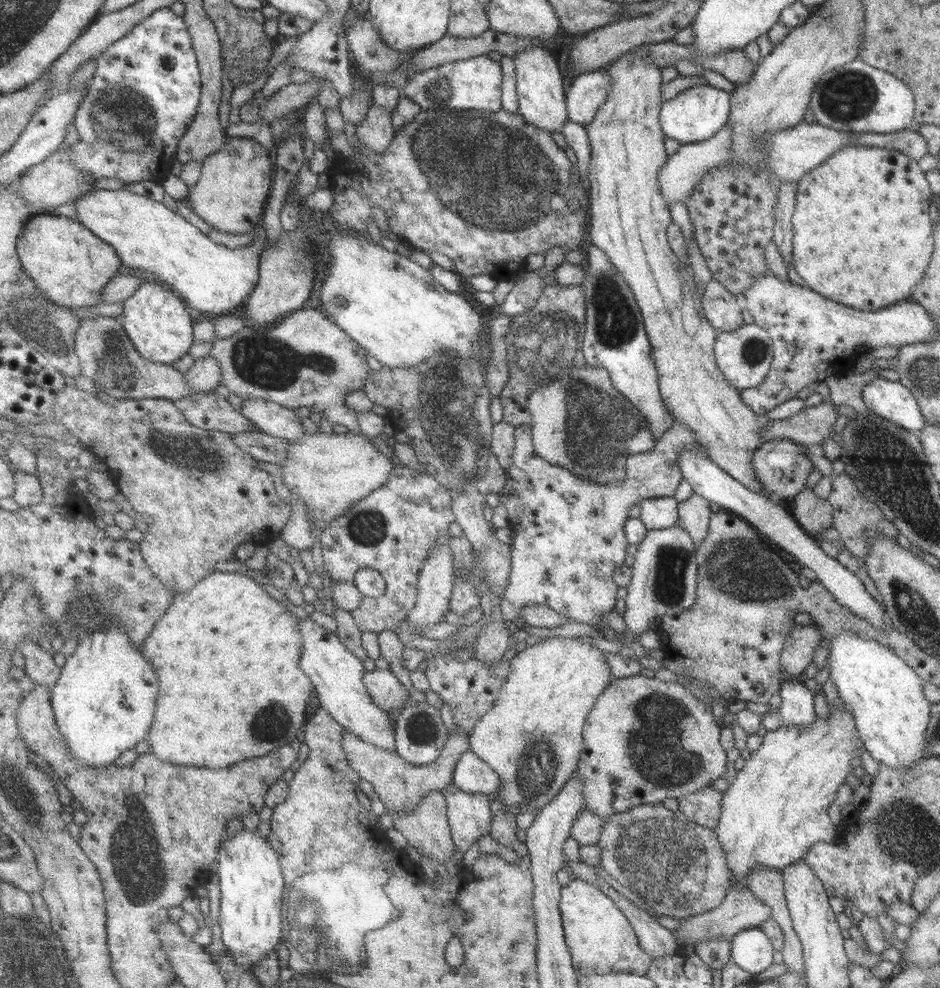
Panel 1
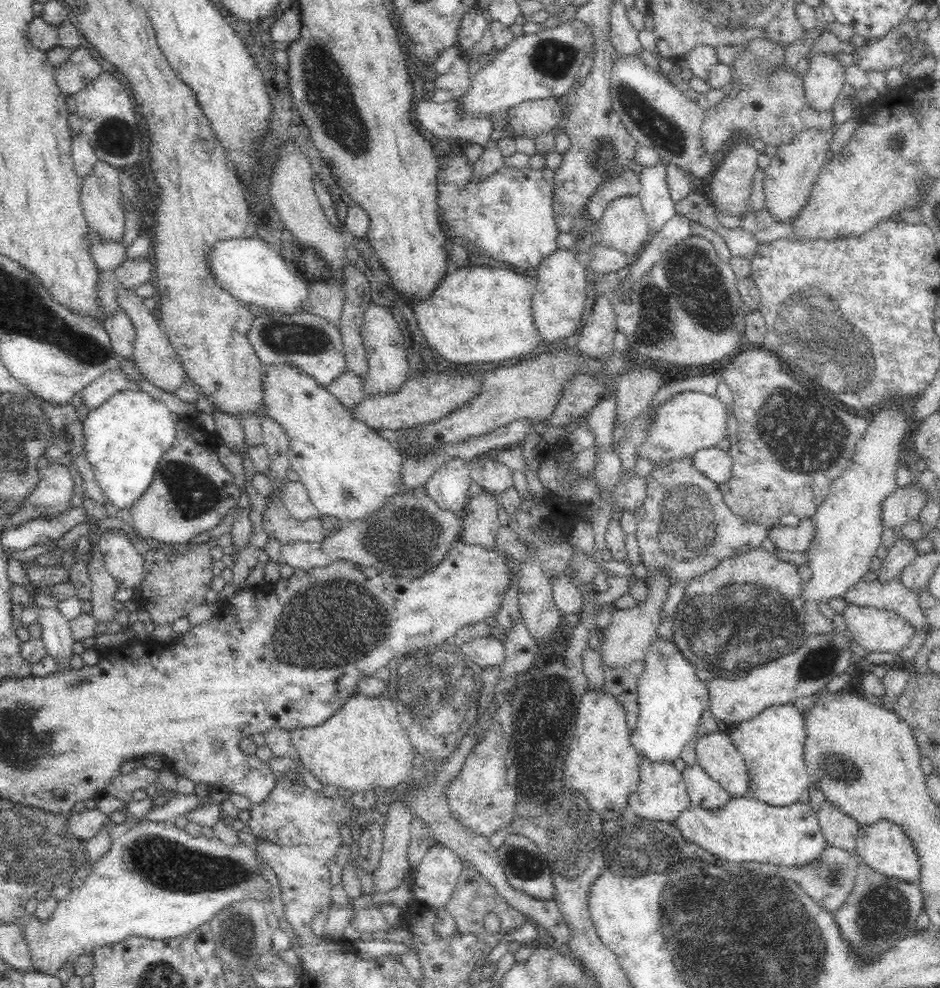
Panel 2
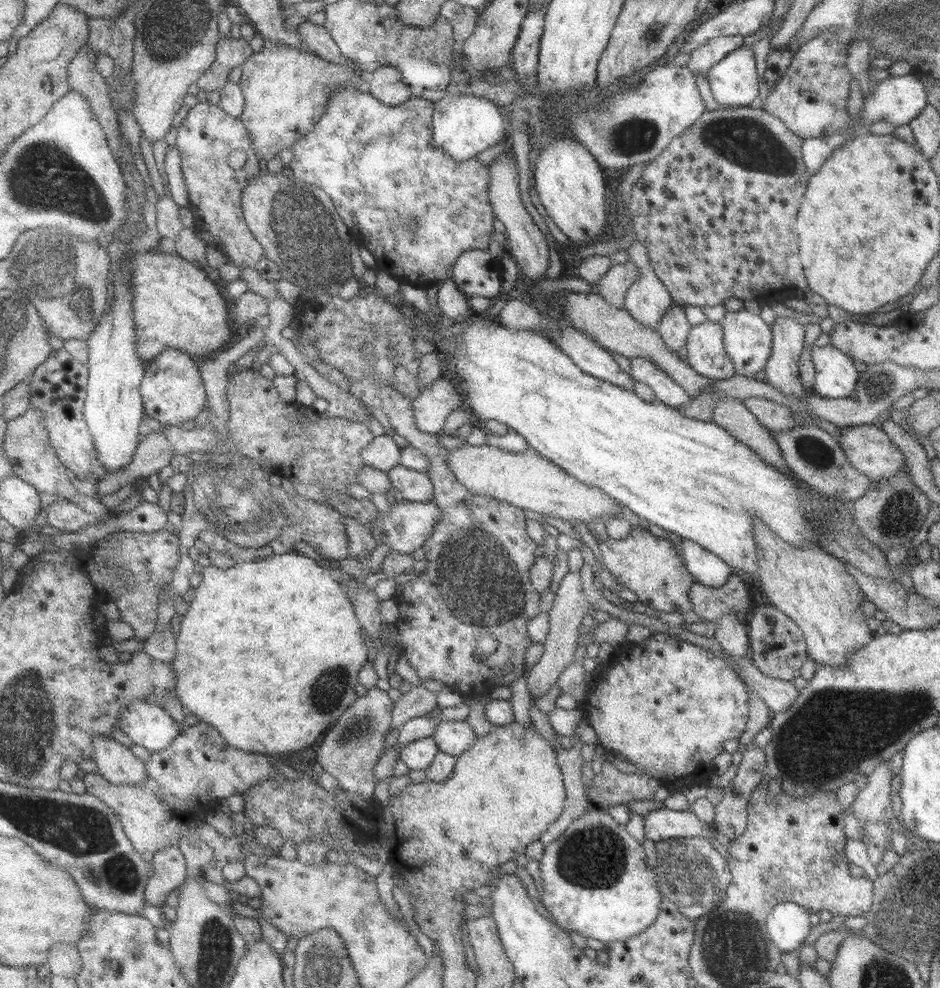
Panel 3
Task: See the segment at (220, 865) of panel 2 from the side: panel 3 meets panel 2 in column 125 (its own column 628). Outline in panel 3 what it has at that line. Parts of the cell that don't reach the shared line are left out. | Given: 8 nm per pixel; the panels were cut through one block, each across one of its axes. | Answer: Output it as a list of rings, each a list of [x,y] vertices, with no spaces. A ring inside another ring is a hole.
[[[594,809],[576,820],[558,841],[545,847],[541,861],[546,880],[542,903],[562,929],[581,941],[601,947],[615,941],[626,941],[647,931],[657,919],[663,896],[657,873],[648,866],[644,846],[608,810]]]

